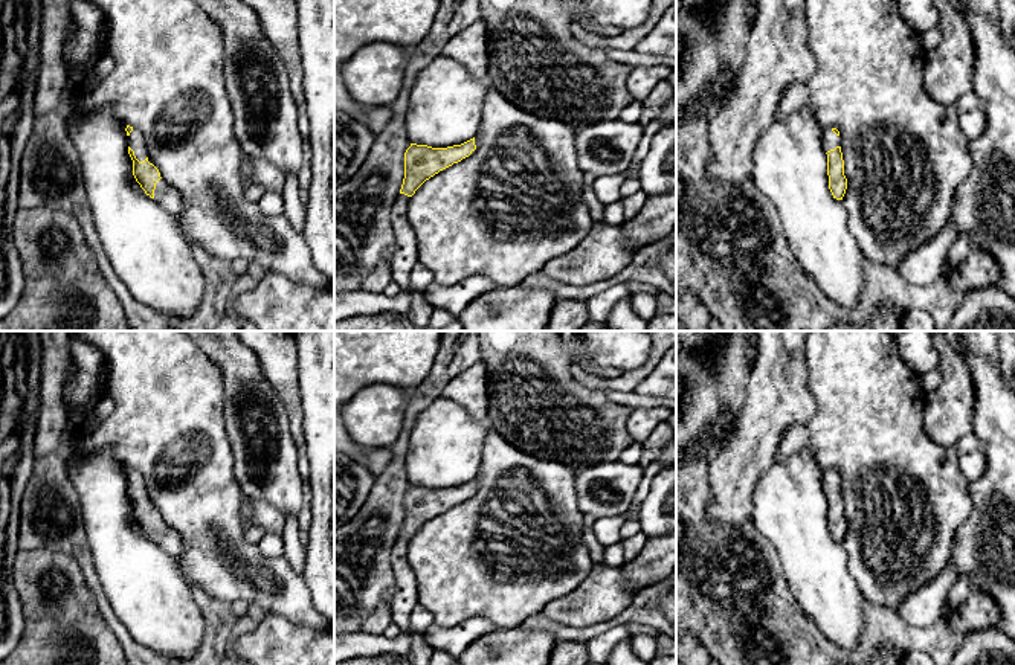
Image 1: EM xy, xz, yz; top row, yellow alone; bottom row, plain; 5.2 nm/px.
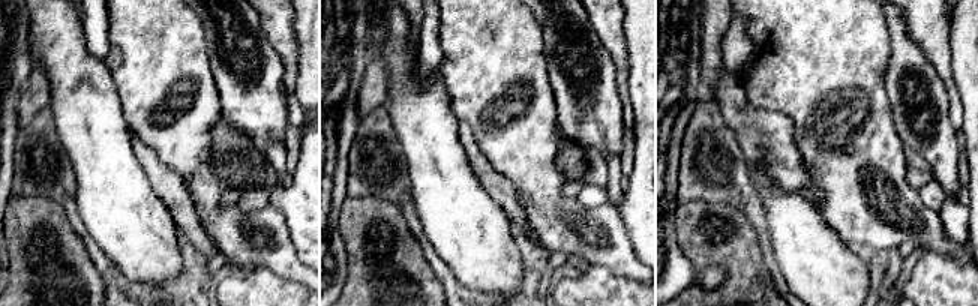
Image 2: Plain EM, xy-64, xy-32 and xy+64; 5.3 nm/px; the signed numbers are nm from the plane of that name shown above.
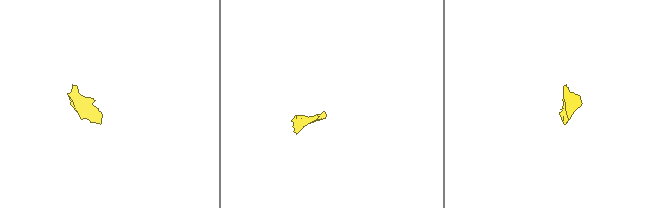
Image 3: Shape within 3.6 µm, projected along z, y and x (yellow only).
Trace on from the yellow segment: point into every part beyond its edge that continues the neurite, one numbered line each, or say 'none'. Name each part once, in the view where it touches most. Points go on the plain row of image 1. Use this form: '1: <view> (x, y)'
1: xy (136, 482)
2: xz (405, 597)

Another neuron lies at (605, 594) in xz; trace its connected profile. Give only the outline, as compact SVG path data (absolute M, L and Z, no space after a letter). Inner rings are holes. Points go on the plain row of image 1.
M594 564L588 578L572 592L545 606L549 619L569 627L591 627L615 618L635 596L621 567Z

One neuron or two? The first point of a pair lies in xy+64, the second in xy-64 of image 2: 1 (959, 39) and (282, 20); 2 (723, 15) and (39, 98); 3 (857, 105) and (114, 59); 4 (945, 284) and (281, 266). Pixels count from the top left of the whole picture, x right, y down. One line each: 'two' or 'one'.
1: two
2: one
3: two
4: two

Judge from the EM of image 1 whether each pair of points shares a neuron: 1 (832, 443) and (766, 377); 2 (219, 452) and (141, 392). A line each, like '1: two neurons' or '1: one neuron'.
1: two neurons
2: one neuron

